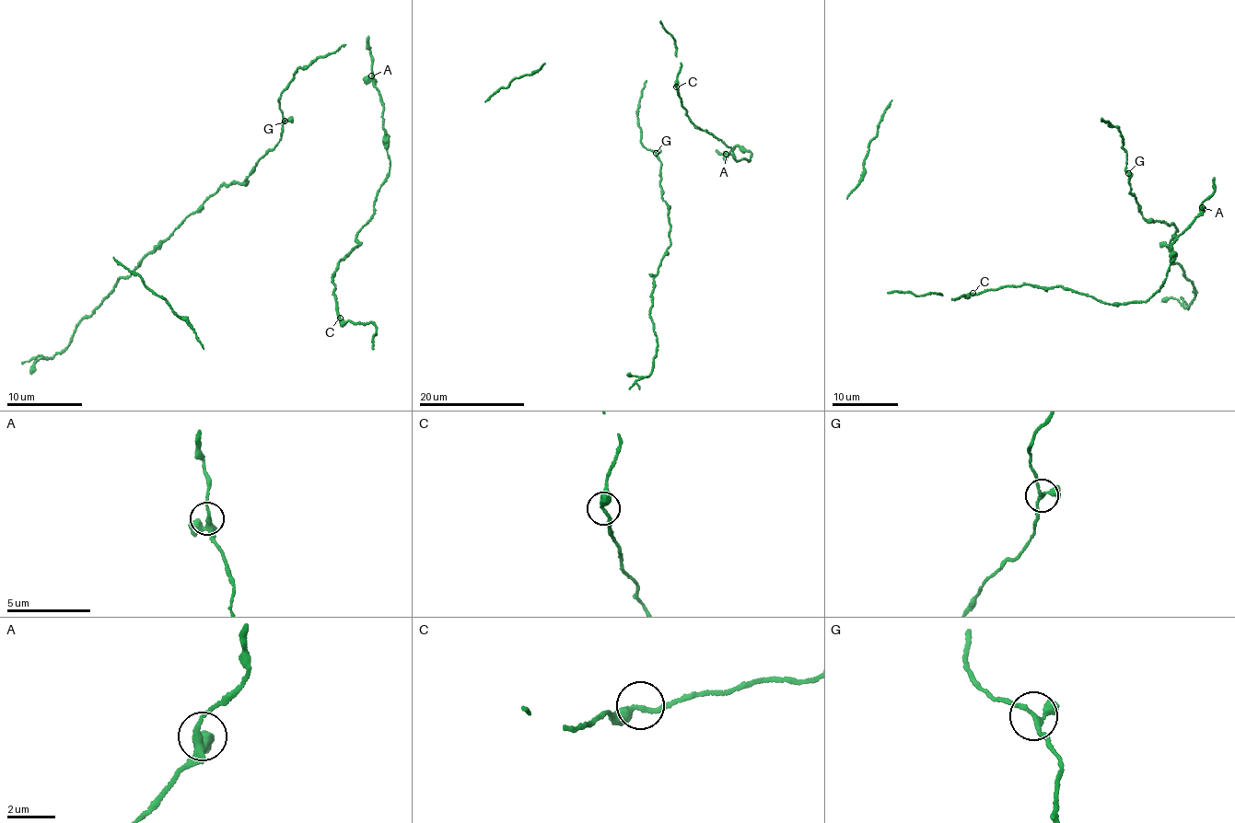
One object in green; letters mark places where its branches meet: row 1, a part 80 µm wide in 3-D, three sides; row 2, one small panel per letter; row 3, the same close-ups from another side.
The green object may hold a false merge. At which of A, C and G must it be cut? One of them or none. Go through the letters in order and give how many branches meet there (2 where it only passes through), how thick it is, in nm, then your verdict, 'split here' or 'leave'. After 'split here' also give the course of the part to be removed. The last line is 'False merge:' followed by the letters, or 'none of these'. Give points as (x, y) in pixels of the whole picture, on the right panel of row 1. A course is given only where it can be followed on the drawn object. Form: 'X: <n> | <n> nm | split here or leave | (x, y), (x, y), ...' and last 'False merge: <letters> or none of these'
A: 3 | 280 nm | leave
C: 3 | 260 nm | leave
G: 3 | 200 nm | leave
False merge: none of these

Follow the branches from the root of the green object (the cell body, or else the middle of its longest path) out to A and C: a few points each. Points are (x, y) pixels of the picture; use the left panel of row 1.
A: (389, 168), (384, 110), (371, 75)
C: (389, 168), (373, 215), (356, 237), (361, 244), (342, 260), (332, 278), (340, 318)

